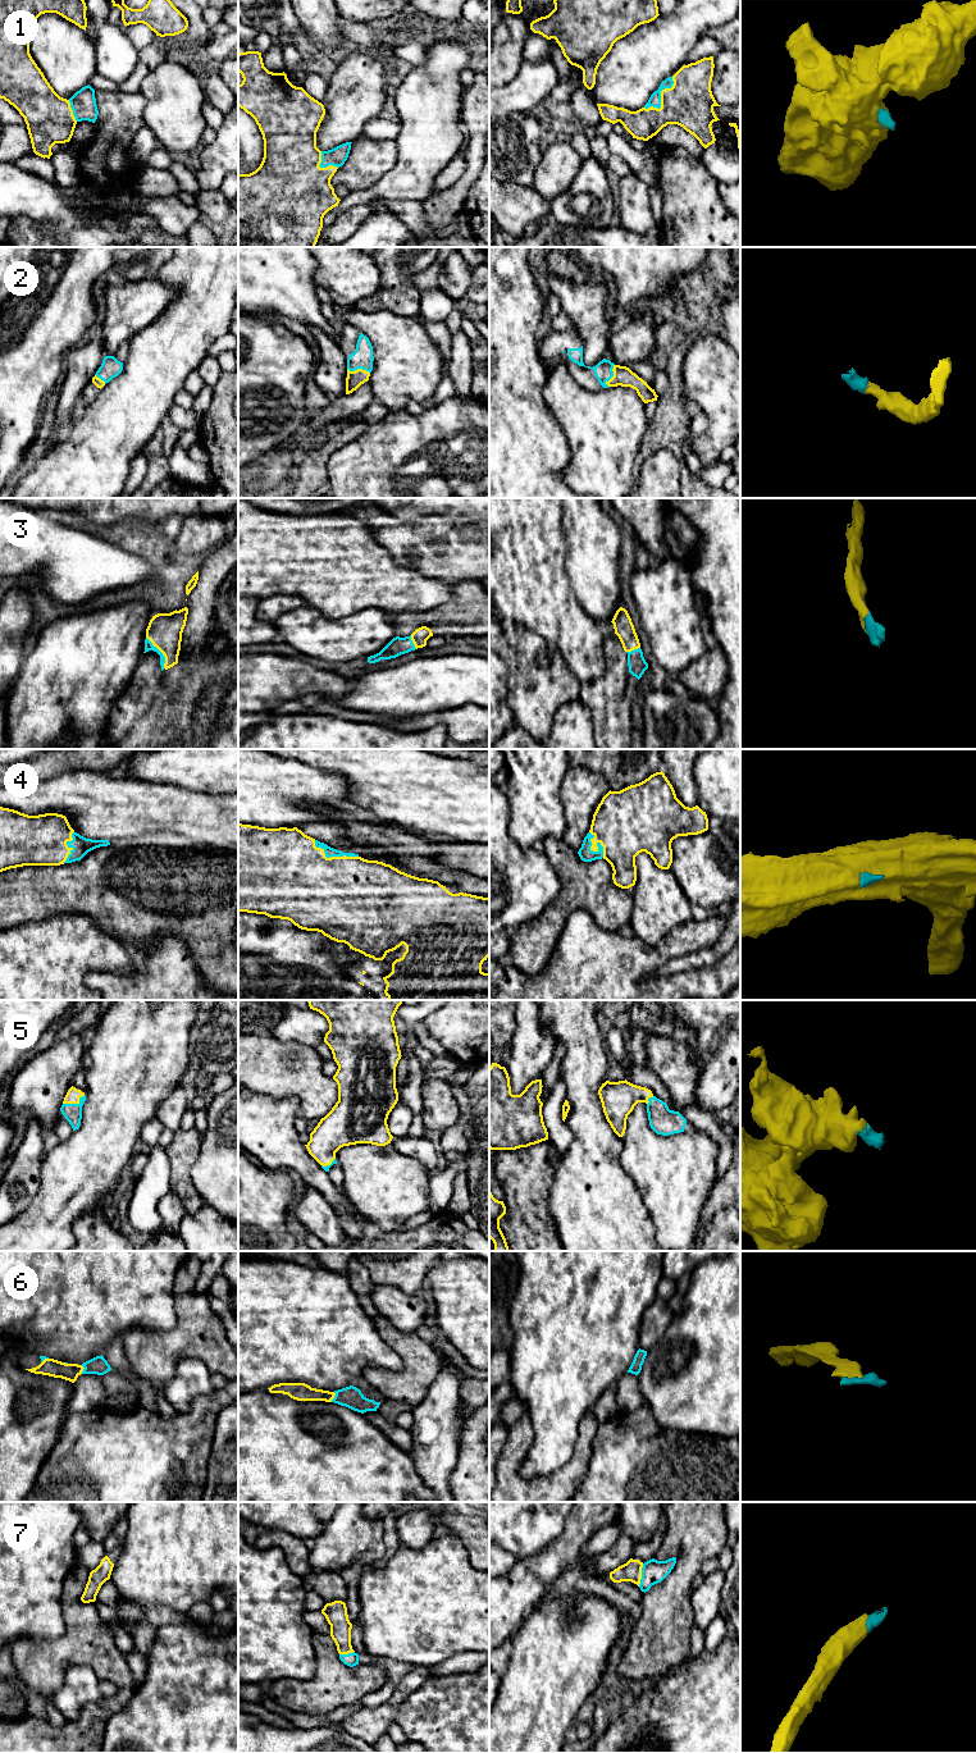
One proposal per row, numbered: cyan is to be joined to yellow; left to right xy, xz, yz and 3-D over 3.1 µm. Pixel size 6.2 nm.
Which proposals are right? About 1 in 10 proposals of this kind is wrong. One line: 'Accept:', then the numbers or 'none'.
Accept: 1, 2, 3, 4, 5, 6, 7

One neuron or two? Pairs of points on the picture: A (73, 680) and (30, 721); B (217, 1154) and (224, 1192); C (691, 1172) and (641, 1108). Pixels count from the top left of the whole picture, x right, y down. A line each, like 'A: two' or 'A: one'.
A: one
B: one
C: one

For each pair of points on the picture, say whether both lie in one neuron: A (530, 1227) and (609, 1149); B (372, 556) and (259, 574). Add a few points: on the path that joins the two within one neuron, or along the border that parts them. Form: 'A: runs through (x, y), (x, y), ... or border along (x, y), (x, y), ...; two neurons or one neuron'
A: border along (551, 1179), (548, 1211), (560, 1237); two neurons
B: runs through (343, 557), (287, 557); one neuron

